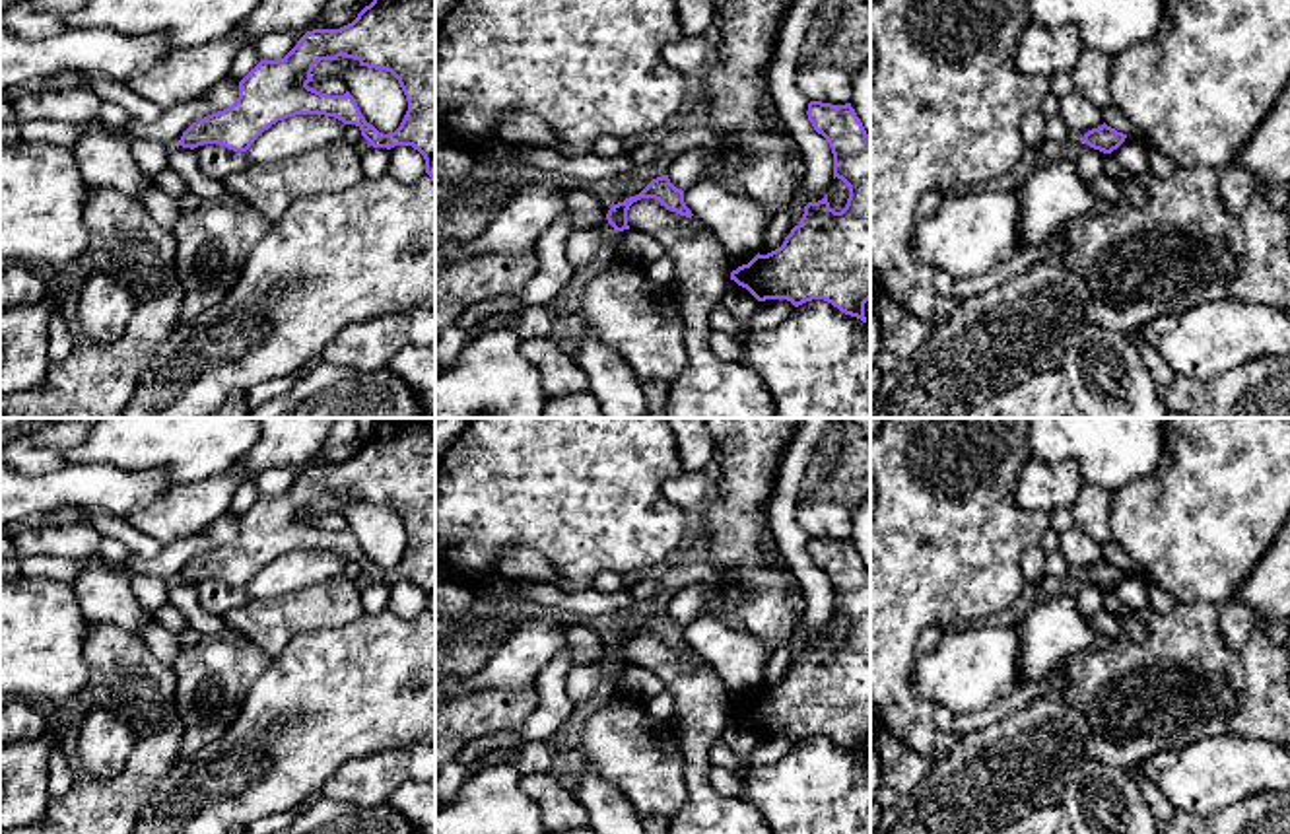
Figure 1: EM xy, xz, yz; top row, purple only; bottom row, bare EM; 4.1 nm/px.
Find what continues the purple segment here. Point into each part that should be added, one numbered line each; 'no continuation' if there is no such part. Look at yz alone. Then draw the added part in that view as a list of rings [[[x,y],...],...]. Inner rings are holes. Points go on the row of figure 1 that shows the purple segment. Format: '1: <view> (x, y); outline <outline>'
no continuation

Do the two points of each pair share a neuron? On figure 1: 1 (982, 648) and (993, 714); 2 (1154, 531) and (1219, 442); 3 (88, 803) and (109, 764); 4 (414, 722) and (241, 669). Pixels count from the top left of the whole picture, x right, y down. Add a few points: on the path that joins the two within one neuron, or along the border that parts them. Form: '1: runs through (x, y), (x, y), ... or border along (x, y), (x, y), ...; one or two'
1: border along (1017, 685), (989, 706), (956, 718); two
2: runs through (1176, 510), (1219, 463); one
3: border along (133, 745), (127, 764), (115, 776), (90, 776); two
4: border along (272, 660), (249, 689), (237, 716); two

